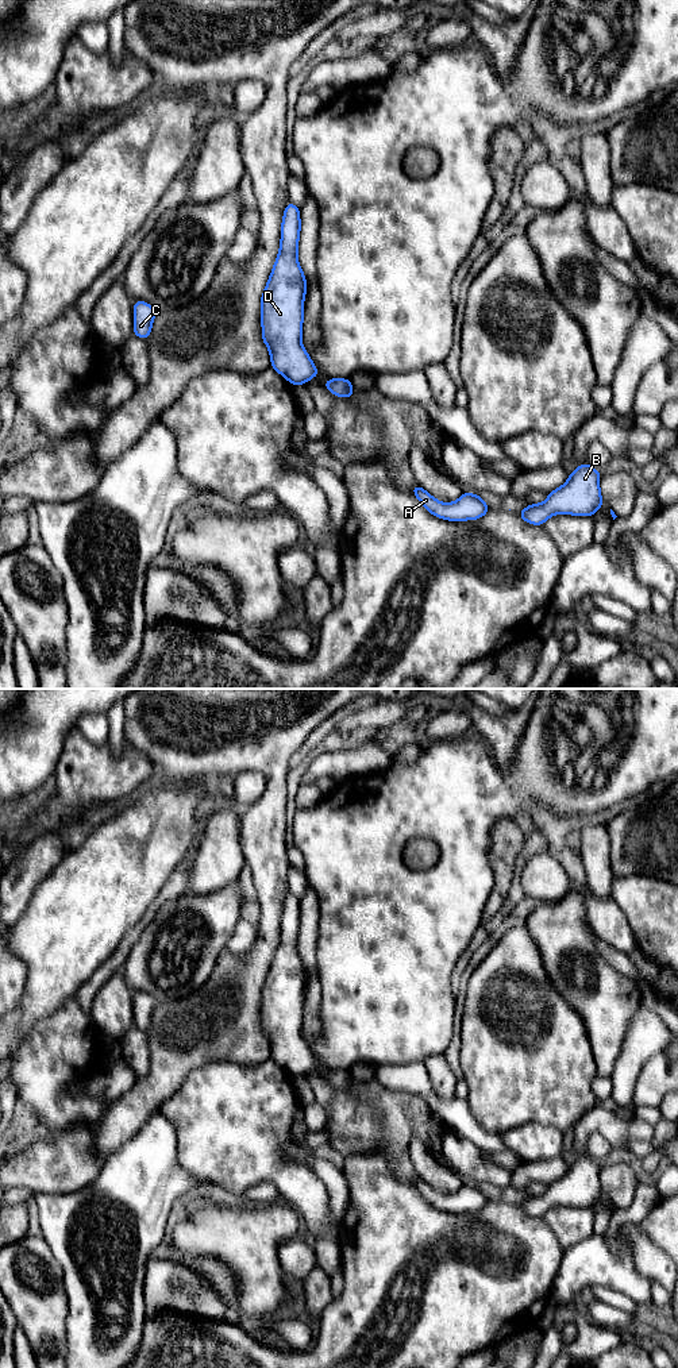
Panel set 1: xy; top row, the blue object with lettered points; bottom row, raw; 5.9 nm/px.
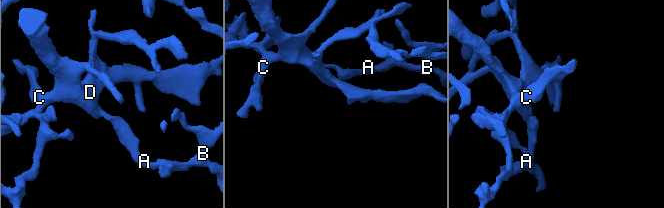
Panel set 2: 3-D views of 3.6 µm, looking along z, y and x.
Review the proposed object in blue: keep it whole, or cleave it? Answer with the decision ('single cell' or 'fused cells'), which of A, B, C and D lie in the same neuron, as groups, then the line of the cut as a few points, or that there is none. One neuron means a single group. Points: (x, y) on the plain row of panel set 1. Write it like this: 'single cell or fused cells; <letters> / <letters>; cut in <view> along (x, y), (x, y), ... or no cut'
single cell; A B C D; no cut

